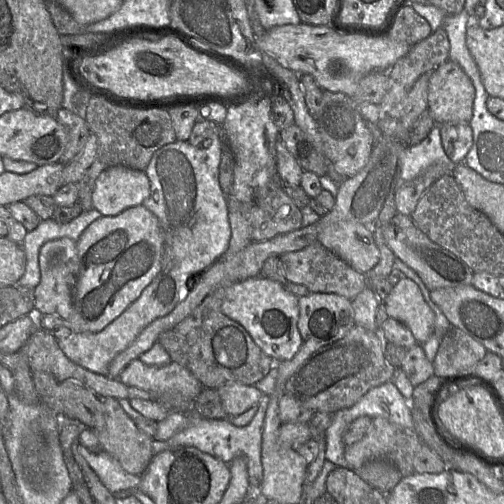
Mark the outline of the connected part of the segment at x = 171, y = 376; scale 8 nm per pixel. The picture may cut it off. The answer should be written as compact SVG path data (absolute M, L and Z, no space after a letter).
M134 359L118 379L127 386L146 390L155 396L180 395L187 400L195 400L204 389L188 369L173 361L167 365L146 365L140 359Z

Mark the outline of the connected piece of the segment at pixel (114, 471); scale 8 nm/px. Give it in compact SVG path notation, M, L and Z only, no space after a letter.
M79 444L78 452L113 495L124 490L134 491L141 482L142 475L134 475L126 472L120 463L104 450L94 453Z

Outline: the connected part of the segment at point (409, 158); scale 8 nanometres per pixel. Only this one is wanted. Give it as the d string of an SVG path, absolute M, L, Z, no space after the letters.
M435 125L428 136L415 146L400 145L398 172L401 181L411 181L421 175L430 165L443 165L448 174L456 167L446 154L441 138L440 125Z

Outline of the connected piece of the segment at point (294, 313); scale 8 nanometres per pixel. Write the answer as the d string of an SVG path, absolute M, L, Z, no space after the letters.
M256 276L228 286L221 309L226 316L241 324L276 364L292 359L300 349L298 299L279 282Z

